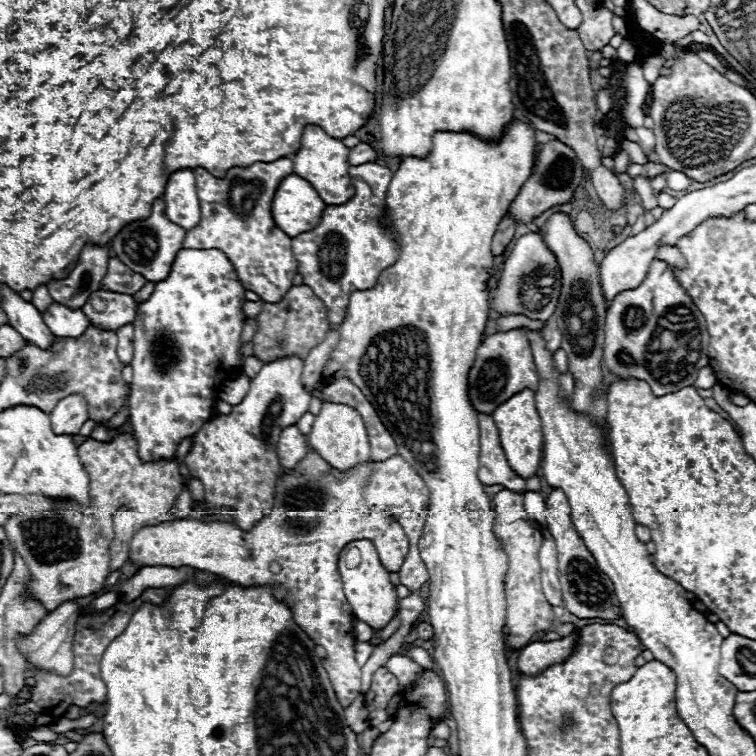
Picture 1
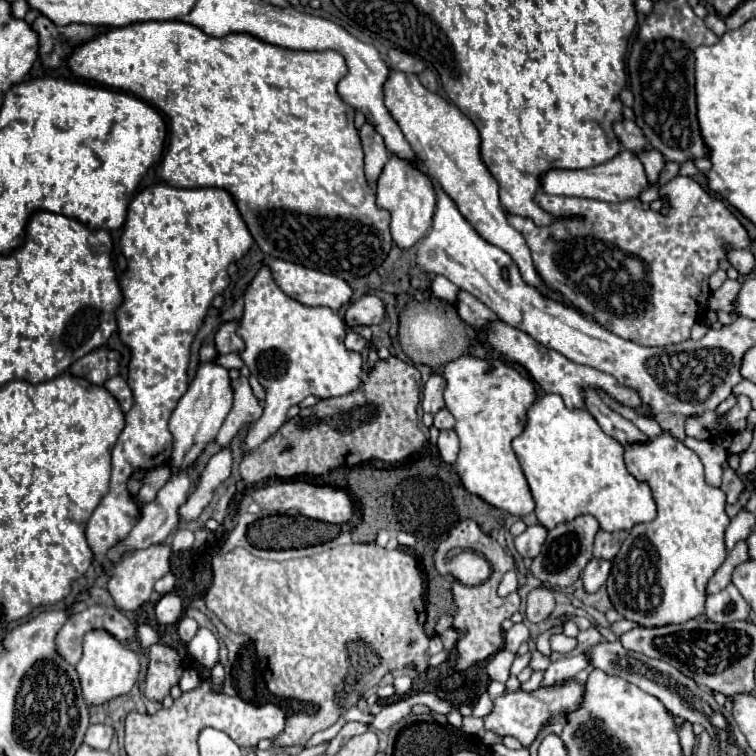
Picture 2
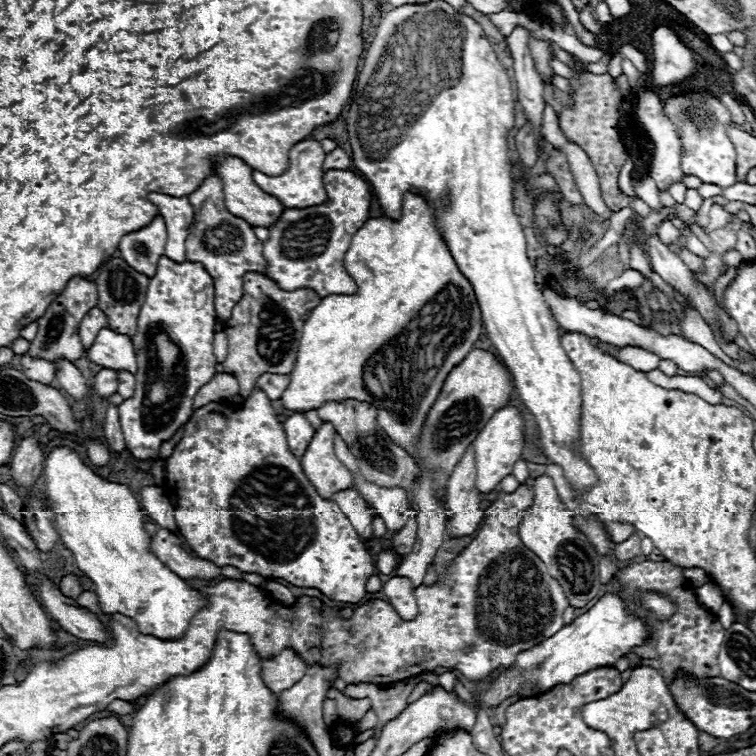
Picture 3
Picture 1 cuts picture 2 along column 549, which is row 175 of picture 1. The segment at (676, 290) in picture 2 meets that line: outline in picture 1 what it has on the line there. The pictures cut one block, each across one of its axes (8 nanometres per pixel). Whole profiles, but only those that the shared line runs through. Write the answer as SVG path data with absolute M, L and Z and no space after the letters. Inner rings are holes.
M290 158L256 162L248 168L230 168L222 180L214 178L204 168L194 168L202 220L186 232L182 248L222 250L226 258L230 258L242 286L256 292L266 302L278 302L288 292L292 276L298 272L298 262L290 250L292 238L274 224L270 212L274 192L288 174L292 174Z

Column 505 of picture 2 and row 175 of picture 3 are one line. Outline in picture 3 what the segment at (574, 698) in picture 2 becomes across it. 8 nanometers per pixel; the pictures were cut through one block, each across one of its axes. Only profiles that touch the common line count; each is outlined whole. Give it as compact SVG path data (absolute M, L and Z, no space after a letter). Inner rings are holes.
M710 92L684 94L664 102L664 110L672 122L682 120L682 172L686 176L698 176L702 182L734 184L736 182L736 150L726 138L726 120L730 120L728 108L714 100Z

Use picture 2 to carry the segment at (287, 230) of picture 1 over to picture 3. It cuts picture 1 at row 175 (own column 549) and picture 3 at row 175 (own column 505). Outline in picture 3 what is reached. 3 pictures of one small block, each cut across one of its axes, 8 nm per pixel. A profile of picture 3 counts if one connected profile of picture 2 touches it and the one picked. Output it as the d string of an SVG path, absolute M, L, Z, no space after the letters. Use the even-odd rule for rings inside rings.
M226 156L226 158L218 160L214 164L214 168L212 168L212 176L218 176L222 180L222 192L224 192L226 210L230 210L230 214L238 214L238 218L250 222L250 226L264 226L264 228L268 228L284 212L284 206L274 196L262 192L256 186L256 182L252 180L252 168L248 164L244 164L240 158Z

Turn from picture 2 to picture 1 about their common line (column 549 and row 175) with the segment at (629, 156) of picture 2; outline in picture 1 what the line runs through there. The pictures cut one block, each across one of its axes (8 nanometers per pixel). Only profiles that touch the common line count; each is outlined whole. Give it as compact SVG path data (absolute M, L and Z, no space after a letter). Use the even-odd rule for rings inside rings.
M178 170L168 178L164 204L170 222L178 222L184 230L192 230L200 222L200 202L192 170Z

